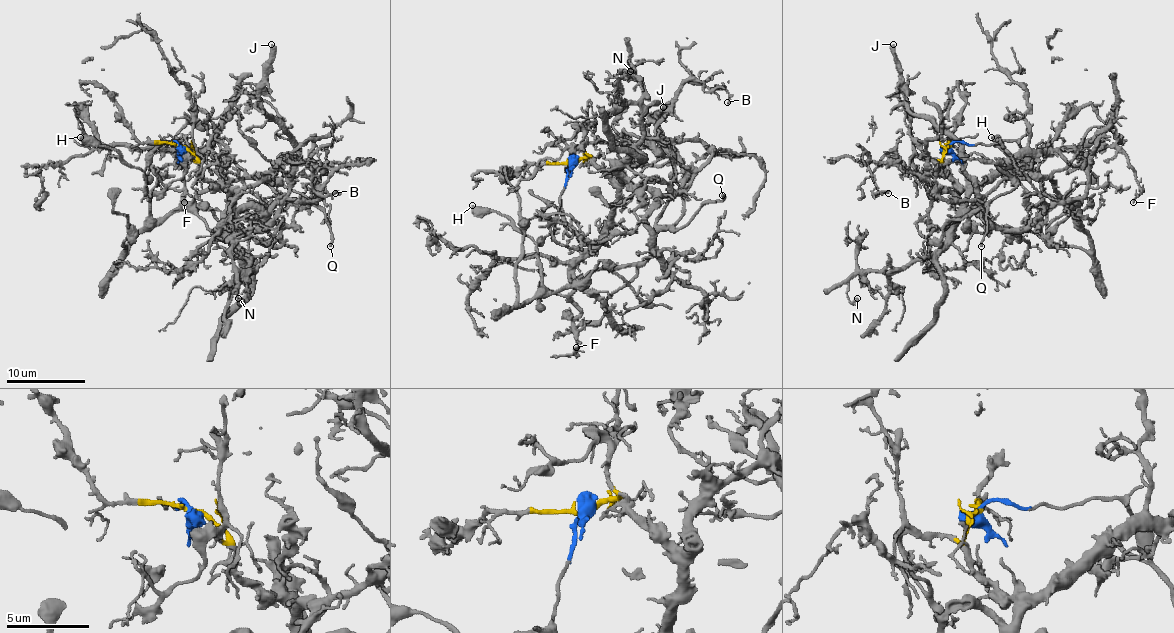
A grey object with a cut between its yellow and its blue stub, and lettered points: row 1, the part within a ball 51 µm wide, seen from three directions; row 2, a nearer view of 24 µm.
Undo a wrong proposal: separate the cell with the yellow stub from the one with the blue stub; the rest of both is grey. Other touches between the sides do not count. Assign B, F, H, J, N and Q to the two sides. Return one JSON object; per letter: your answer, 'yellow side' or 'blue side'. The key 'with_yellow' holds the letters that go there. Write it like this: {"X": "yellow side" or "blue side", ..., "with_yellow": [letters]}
{"B": "yellow side", "F": "yellow side", "H": "blue side", "J": "yellow side", "N": "yellow side", "Q": "blue side", "with_yellow": ["B", "F", "J", "N"]}

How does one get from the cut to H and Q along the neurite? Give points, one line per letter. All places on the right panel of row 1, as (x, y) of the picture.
H: (949, 146), (953, 142), (981, 144), (1014, 140), (1024, 152), (1028, 169), (1020, 168), (991, 136)
Q: (949, 146), (1014, 140), (1040, 189), (1079, 219), (1050, 179), (1022, 179), (989, 203), (981, 246)

